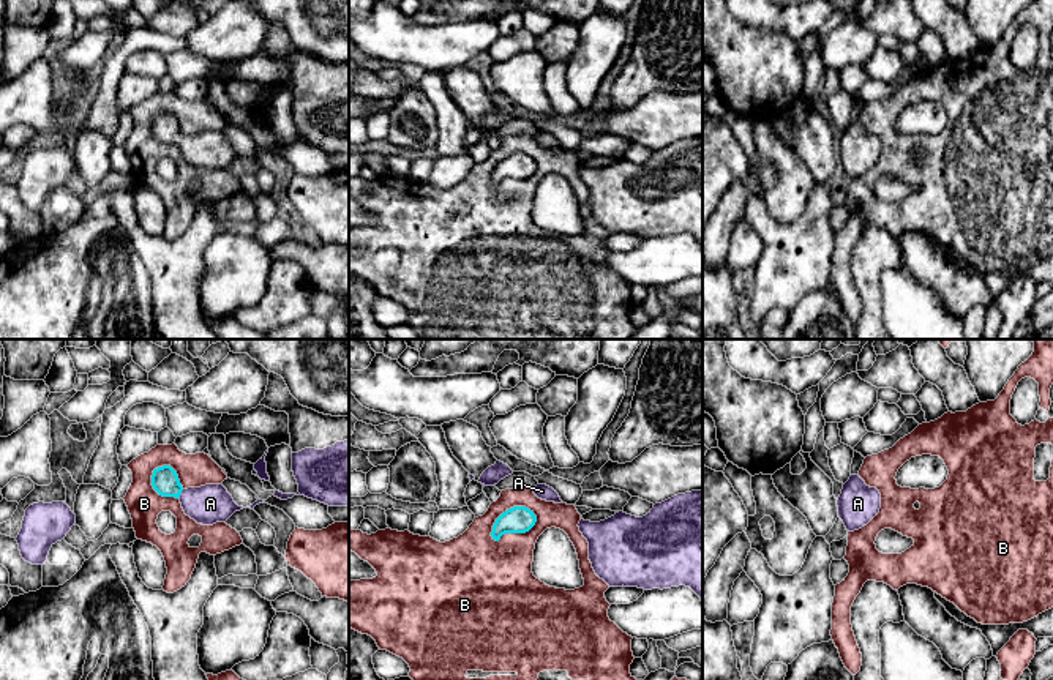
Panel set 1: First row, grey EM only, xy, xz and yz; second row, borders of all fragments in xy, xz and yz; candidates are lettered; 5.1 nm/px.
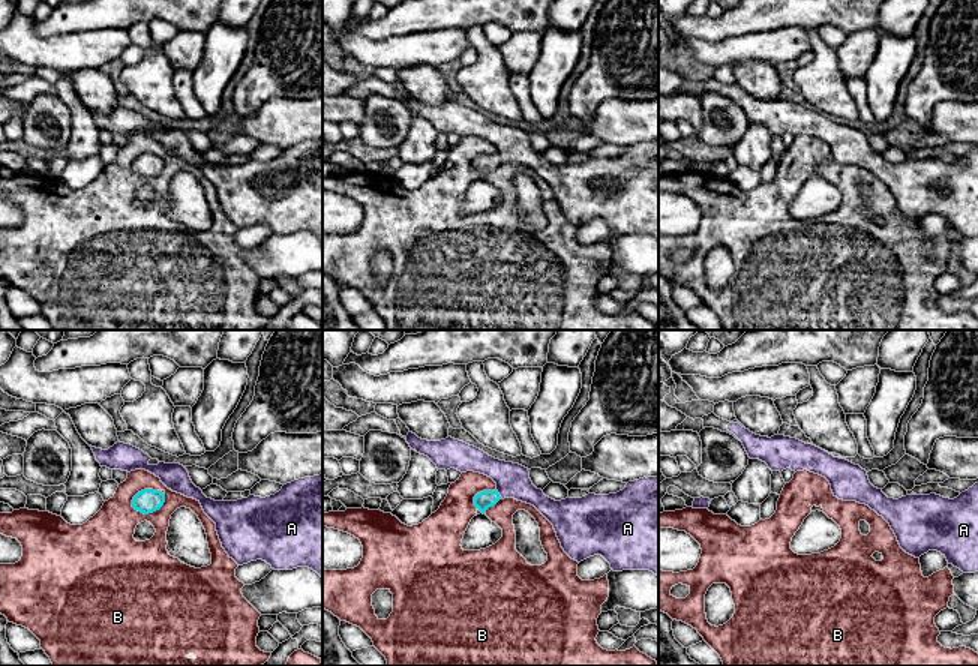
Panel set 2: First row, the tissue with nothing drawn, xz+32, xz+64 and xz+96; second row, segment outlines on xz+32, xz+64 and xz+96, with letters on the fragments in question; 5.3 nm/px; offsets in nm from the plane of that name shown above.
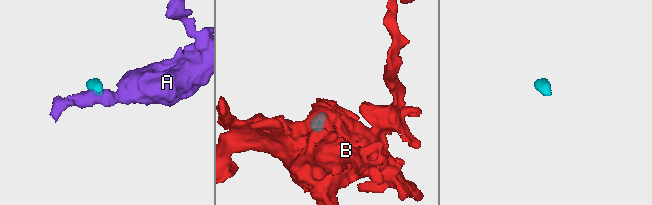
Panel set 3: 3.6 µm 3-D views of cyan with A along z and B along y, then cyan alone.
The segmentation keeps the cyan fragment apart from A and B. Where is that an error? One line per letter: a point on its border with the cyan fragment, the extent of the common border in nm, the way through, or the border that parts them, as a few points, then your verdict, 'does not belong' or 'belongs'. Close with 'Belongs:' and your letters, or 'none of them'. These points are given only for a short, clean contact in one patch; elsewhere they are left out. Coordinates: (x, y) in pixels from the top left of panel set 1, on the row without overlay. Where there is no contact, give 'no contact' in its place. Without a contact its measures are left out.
A: xy (180, 139) | 60 nm | across xy (164, 127), (180, 139), (199, 150), (210, 150) | belongs
B: xz (517, 179) | 260 nm | along xz (537, 163), (524, 179), (505, 179), (498, 186), (491, 185) | does not belong
Belongs: A

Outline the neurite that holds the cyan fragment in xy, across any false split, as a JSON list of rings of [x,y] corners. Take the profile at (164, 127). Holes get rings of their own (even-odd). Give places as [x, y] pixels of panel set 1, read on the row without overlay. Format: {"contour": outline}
{"contour": [[[171,112],[153,117],[152,133],[163,144],[178,145],[185,161],[202,172],[226,169],[235,158],[243,156],[223,131],[185,136]]]}

